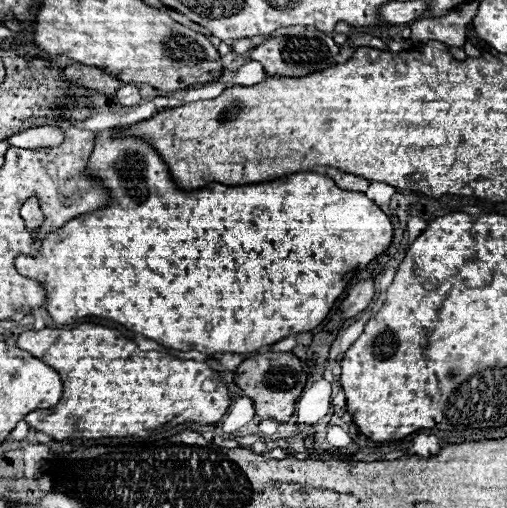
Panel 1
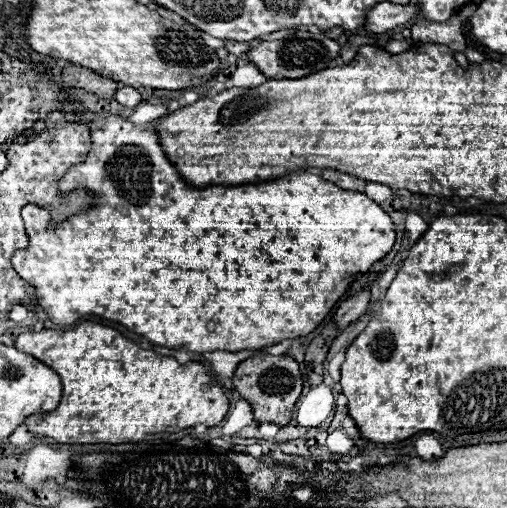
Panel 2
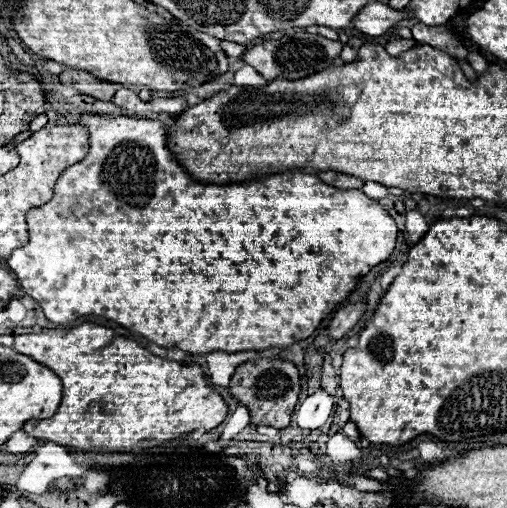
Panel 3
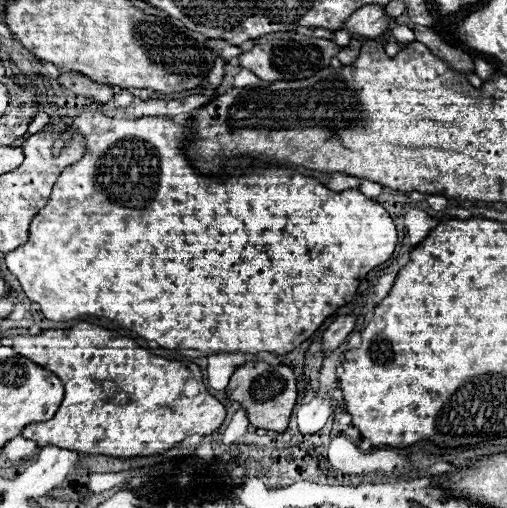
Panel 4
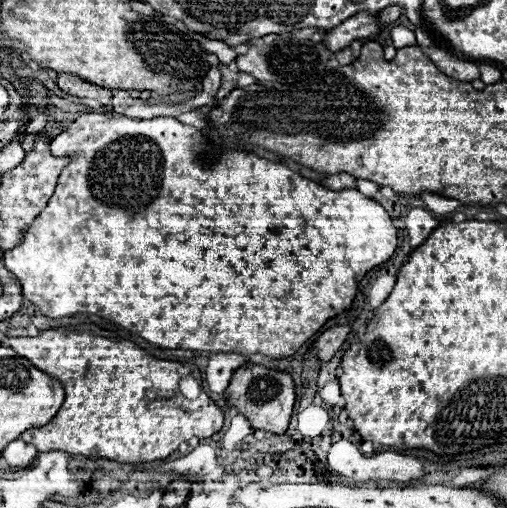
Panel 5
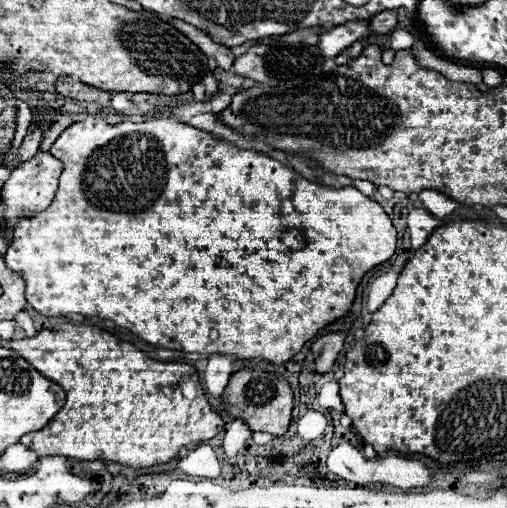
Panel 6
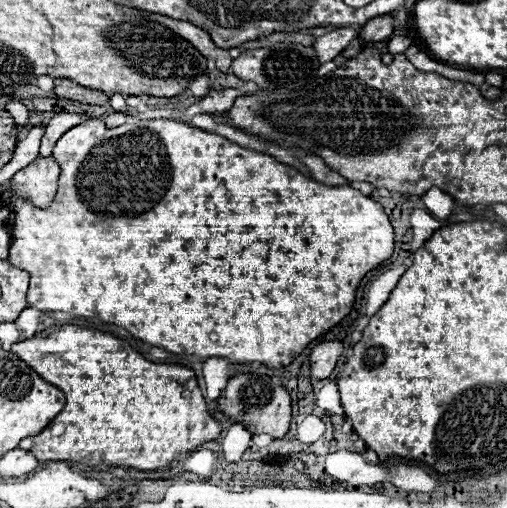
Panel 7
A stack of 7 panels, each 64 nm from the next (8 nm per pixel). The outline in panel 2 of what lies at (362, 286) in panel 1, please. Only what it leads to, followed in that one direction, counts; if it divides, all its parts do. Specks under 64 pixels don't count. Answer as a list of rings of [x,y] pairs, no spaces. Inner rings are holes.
[[[364,288],[364,290],[358,290],[354,292],[348,300],[344,300],[336,314],[334,314],[334,320],[338,324],[340,330],[344,330],[350,322],[356,322],[368,308],[368,302],[370,302],[370,288]]]

